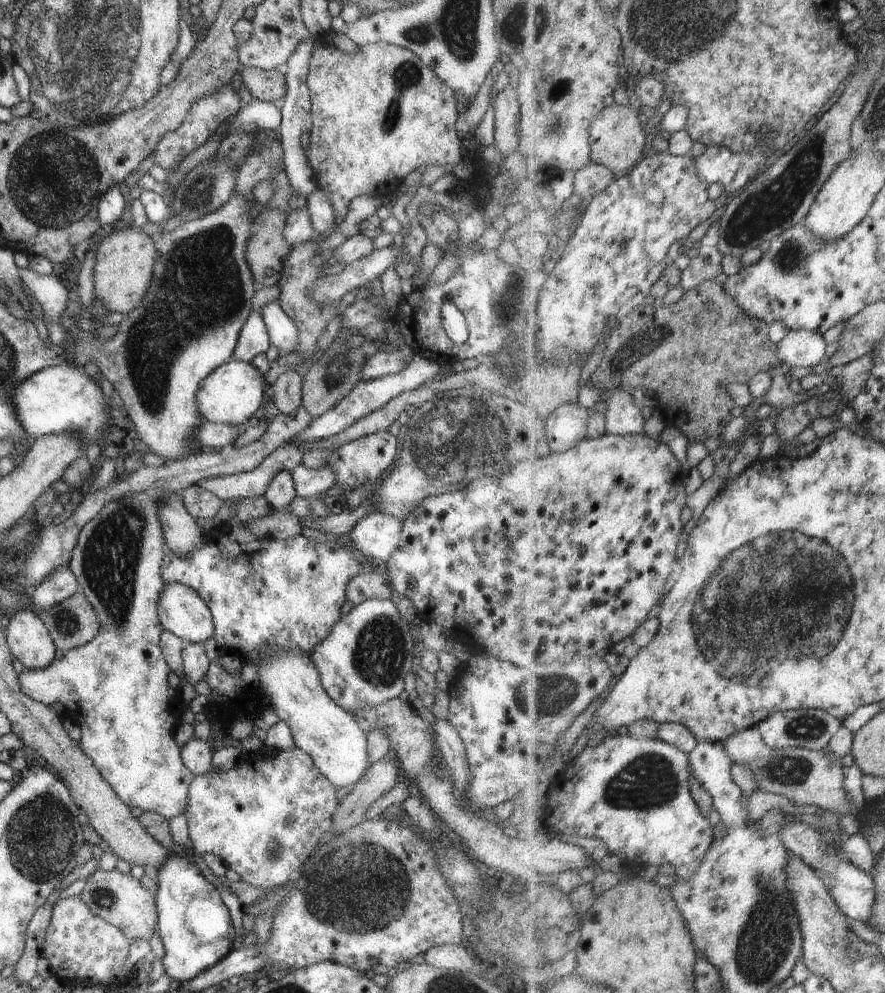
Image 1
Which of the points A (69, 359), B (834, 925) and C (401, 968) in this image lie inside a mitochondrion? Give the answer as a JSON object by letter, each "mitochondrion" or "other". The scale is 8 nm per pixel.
{"A":"other","B":"other","C":"other"}

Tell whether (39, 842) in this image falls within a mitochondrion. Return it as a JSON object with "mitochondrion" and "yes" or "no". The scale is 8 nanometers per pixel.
{"mitochondrion":"yes"}

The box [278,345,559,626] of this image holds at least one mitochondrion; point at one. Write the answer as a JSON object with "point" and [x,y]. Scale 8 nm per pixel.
{"point":[454,437]}

